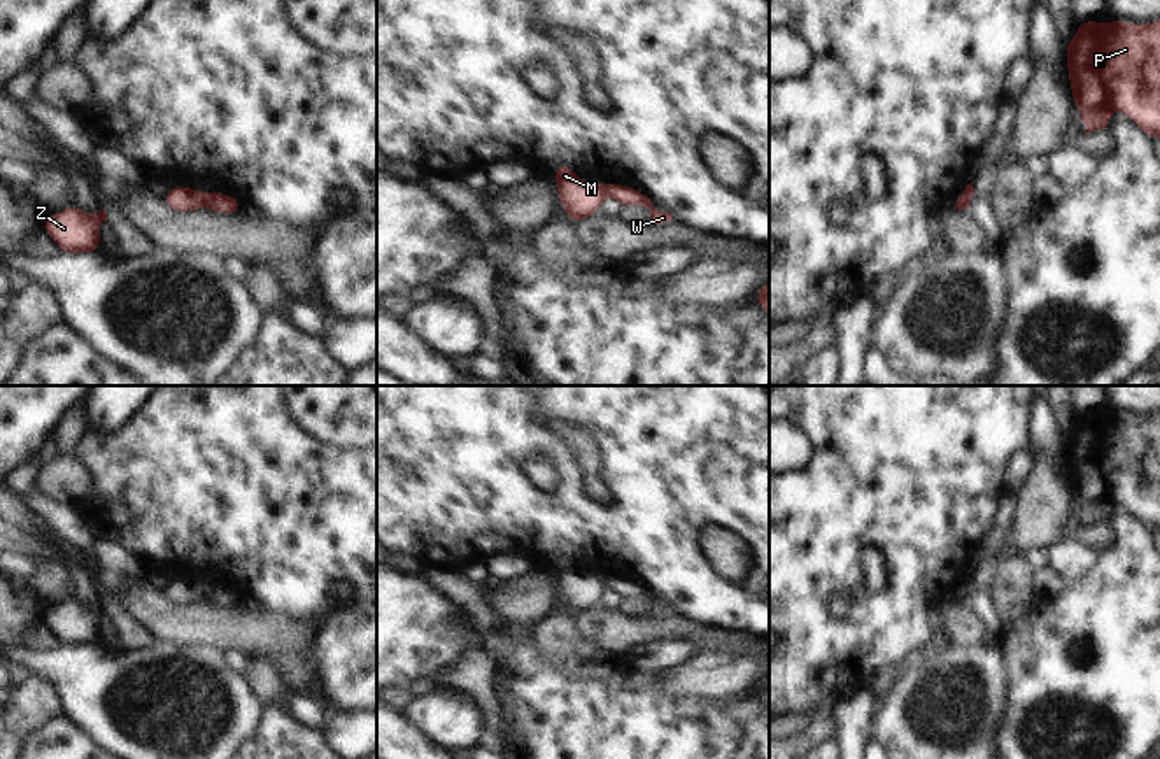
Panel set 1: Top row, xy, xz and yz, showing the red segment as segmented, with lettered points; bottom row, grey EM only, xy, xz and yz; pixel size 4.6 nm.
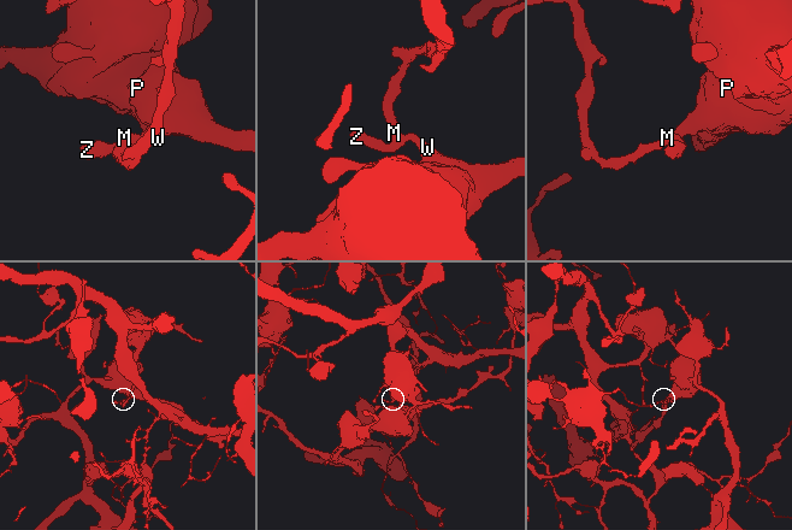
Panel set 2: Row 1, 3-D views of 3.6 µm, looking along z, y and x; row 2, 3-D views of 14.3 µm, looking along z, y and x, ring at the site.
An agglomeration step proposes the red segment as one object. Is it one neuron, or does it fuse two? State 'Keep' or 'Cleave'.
Cleave

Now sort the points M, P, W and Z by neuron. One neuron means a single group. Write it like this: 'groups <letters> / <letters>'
groups M Z / P W

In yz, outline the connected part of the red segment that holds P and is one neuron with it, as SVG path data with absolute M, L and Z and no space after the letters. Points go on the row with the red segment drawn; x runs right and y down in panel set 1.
M1099 19L1079 21L1074 39L1065 46L1071 93L1079 109L1086 133L1109 131L1109 117L1114 109L1125 112L1148 137L1160 138L1160 19L1148 25L1111 19L1104 28Z

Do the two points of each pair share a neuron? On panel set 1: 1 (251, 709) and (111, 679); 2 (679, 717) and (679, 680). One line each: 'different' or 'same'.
1: same
2: different

